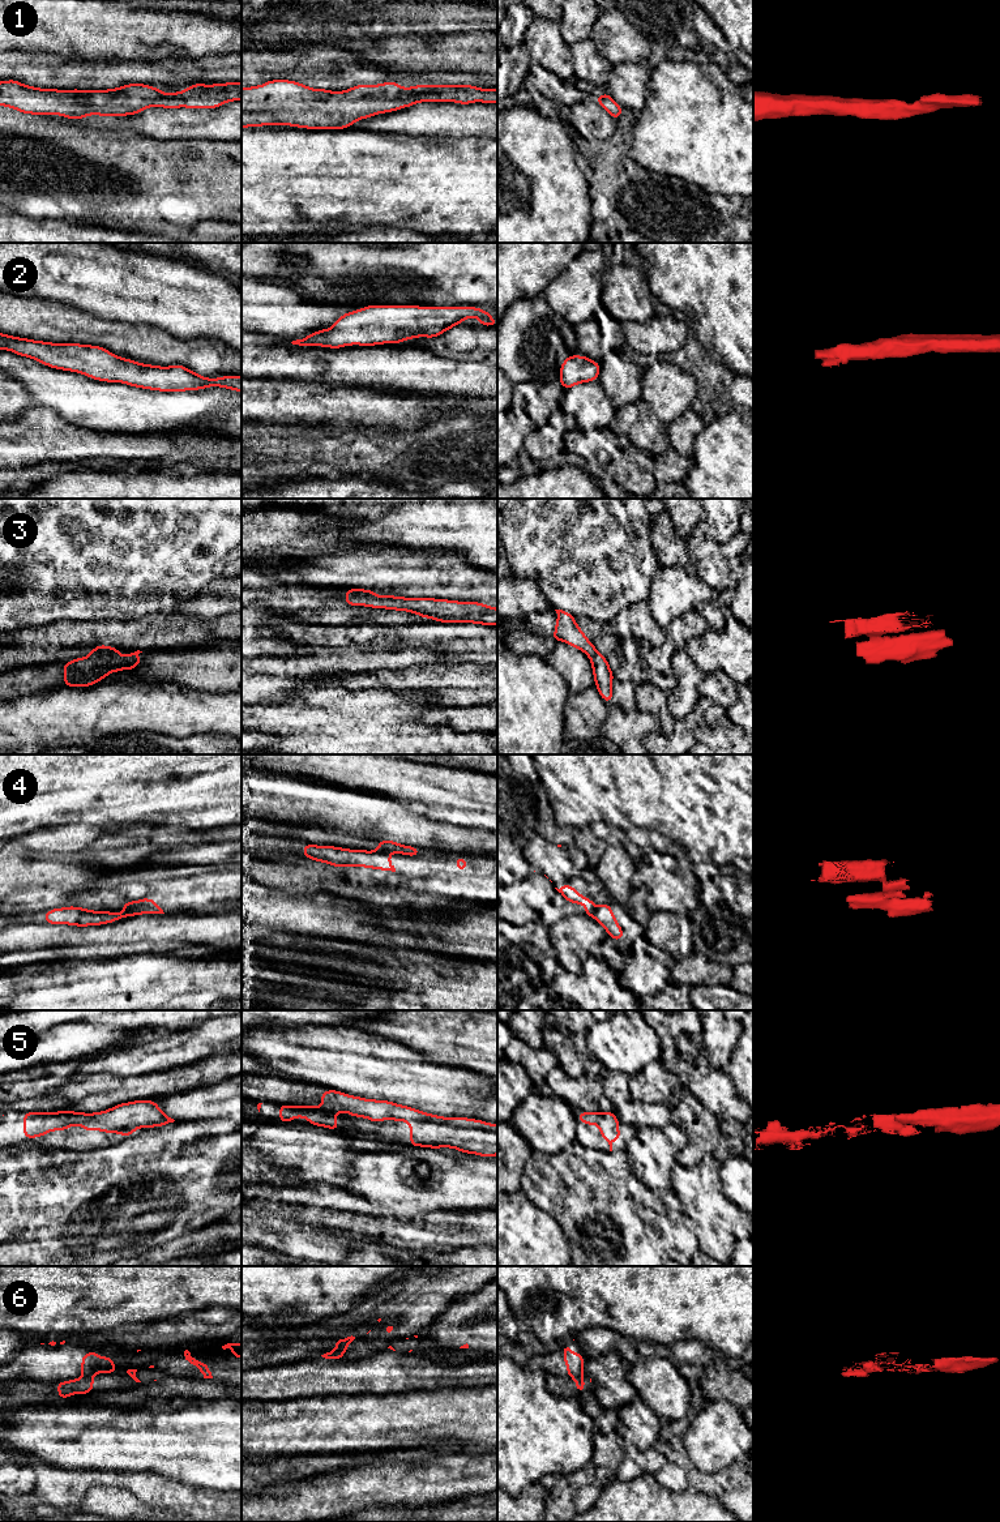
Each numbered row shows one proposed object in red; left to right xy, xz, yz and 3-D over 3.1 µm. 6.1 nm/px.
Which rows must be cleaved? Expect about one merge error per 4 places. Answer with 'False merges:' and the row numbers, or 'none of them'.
False merges: 3, 4, 6

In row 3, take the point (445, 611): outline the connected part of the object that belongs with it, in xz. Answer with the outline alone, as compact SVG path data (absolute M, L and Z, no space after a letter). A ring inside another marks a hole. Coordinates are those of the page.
M346 595L349 606L366 606L407 611L440 623L474 623L497 625L497 608L478 602L457 602L433 598L403 598L394 595Z

